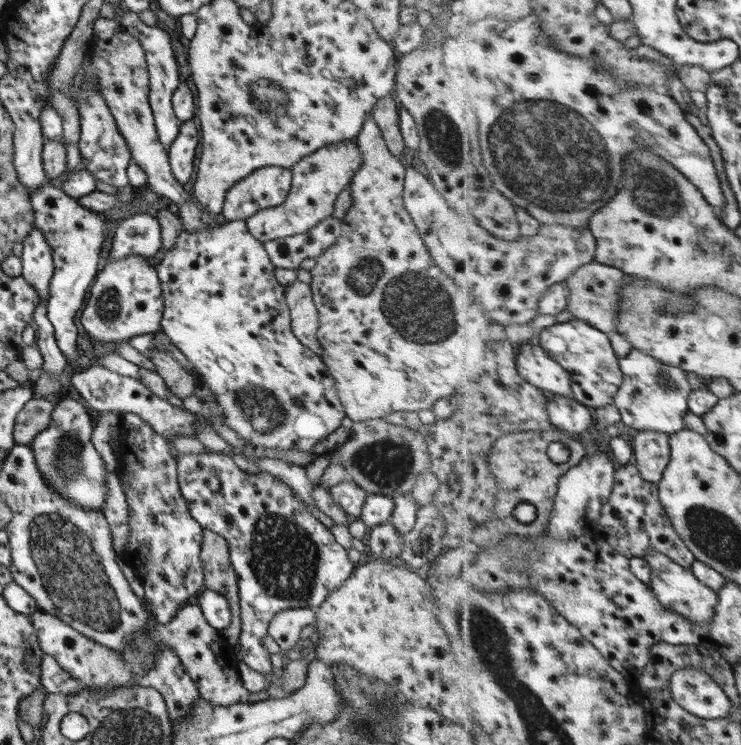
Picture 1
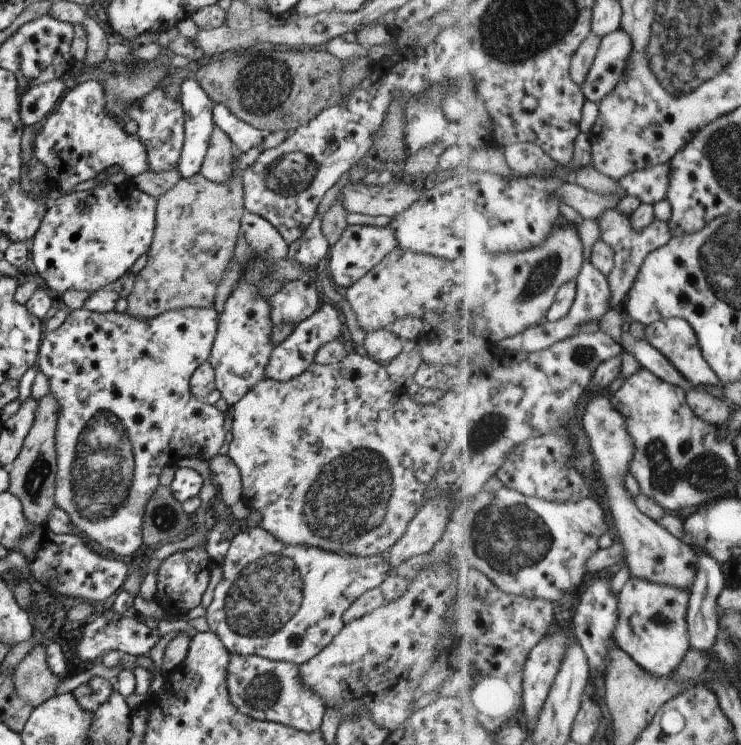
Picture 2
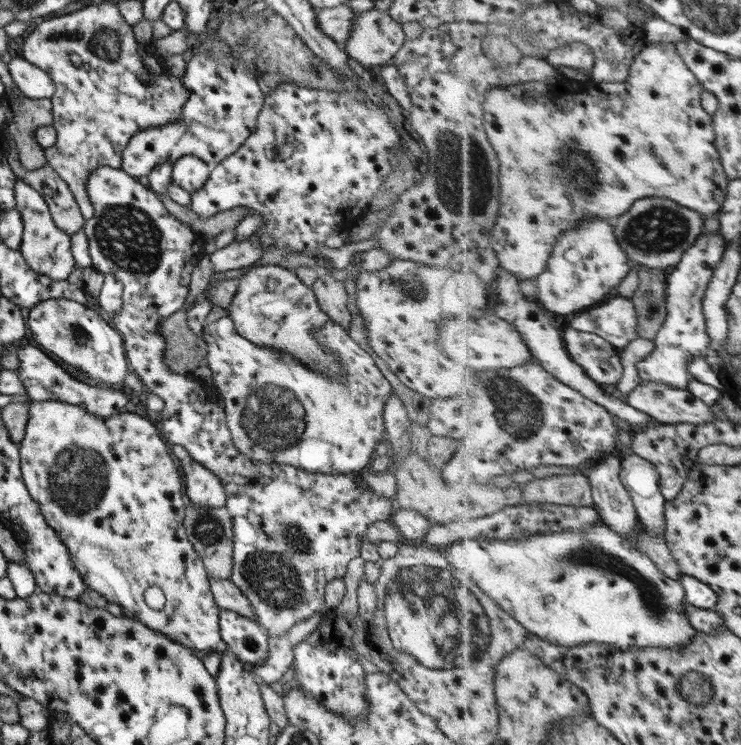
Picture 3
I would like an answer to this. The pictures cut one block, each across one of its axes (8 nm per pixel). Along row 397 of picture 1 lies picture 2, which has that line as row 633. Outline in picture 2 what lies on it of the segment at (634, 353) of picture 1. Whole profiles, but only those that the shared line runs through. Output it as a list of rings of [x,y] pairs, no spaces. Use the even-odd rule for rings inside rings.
[[[631,577],[620,596],[620,622],[616,628],[616,643],[647,672],[667,677],[675,673],[677,666],[692,648],[689,632],[688,610],[692,590],[655,584],[650,580]]]

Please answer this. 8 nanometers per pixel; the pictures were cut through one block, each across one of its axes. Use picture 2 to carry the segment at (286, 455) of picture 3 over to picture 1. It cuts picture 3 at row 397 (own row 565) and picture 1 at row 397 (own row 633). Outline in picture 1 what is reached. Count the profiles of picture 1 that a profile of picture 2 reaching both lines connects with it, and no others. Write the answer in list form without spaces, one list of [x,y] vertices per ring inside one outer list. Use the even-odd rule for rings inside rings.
[[[242,220],[226,221],[224,225],[215,228],[203,228],[197,232],[187,232],[181,230],[179,237],[176,237],[174,246],[165,252],[161,252],[160,257],[154,264],[156,276],[160,283],[159,288],[164,298],[164,310],[162,313],[159,328],[171,341],[173,346],[181,352],[191,364],[192,370],[199,376],[199,380],[204,382],[204,386],[211,390],[215,402],[222,409],[224,423],[236,432],[245,442],[253,444],[253,456],[248,456],[247,460],[259,460],[264,458],[283,459],[288,452],[305,452],[305,454],[315,454],[313,446],[325,436],[329,436],[345,418],[341,401],[335,395],[334,381],[330,373],[326,371],[326,366],[321,358],[311,352],[300,340],[291,332],[289,308],[287,307],[283,286],[277,283],[273,275],[274,267],[268,259],[268,255],[263,249],[262,242],[249,235],[247,227]]]

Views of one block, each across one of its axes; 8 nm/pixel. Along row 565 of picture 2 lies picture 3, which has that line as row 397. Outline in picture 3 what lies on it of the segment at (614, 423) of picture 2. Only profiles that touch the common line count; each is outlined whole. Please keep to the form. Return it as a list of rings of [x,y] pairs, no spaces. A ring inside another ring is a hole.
[[[642,382],[628,394],[633,407],[663,424],[703,424],[717,419],[713,408],[689,389],[672,388],[657,382]]]

